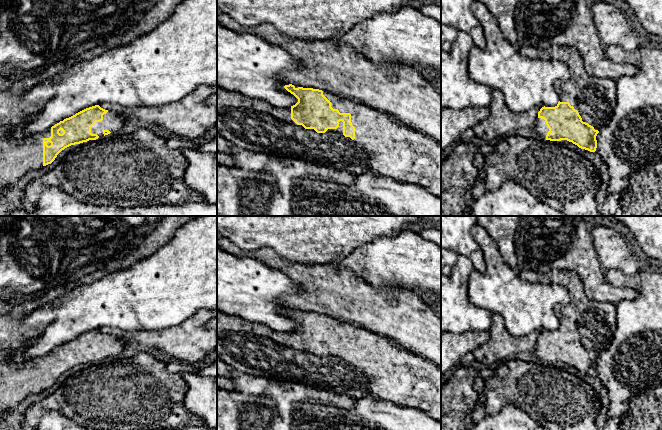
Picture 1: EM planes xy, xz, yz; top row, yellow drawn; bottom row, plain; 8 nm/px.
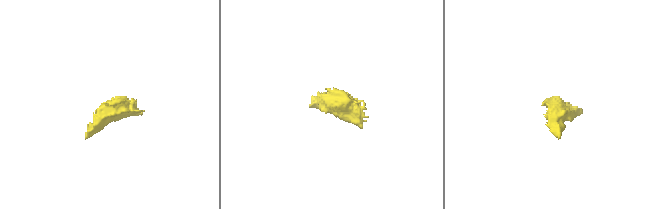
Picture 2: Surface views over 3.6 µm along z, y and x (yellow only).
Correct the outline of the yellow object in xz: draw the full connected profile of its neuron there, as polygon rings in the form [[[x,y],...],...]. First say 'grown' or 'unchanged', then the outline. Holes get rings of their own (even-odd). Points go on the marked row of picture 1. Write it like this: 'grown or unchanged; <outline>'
grown; [[[285,82],[281,87],[298,99],[295,105],[278,108],[267,101],[228,92],[217,86],[219,135],[245,151],[345,169],[356,175],[378,174],[401,183],[418,185],[441,198],[441,143],[432,136],[402,124],[390,114],[340,98],[328,91],[298,87]]]

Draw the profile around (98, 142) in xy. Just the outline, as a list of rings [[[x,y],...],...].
[[[140,128],[132,134],[116,134],[78,144],[52,170],[30,181],[24,196],[33,206],[44,189],[56,186],[89,205],[133,207],[206,201],[185,183],[187,167],[188,161],[181,149],[168,148],[165,138]]]

